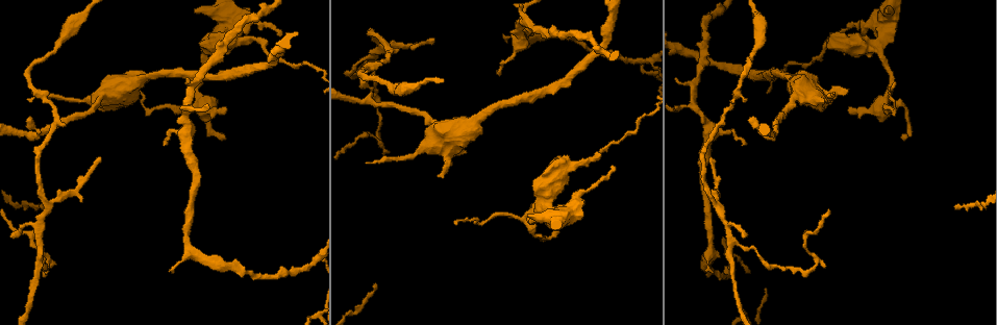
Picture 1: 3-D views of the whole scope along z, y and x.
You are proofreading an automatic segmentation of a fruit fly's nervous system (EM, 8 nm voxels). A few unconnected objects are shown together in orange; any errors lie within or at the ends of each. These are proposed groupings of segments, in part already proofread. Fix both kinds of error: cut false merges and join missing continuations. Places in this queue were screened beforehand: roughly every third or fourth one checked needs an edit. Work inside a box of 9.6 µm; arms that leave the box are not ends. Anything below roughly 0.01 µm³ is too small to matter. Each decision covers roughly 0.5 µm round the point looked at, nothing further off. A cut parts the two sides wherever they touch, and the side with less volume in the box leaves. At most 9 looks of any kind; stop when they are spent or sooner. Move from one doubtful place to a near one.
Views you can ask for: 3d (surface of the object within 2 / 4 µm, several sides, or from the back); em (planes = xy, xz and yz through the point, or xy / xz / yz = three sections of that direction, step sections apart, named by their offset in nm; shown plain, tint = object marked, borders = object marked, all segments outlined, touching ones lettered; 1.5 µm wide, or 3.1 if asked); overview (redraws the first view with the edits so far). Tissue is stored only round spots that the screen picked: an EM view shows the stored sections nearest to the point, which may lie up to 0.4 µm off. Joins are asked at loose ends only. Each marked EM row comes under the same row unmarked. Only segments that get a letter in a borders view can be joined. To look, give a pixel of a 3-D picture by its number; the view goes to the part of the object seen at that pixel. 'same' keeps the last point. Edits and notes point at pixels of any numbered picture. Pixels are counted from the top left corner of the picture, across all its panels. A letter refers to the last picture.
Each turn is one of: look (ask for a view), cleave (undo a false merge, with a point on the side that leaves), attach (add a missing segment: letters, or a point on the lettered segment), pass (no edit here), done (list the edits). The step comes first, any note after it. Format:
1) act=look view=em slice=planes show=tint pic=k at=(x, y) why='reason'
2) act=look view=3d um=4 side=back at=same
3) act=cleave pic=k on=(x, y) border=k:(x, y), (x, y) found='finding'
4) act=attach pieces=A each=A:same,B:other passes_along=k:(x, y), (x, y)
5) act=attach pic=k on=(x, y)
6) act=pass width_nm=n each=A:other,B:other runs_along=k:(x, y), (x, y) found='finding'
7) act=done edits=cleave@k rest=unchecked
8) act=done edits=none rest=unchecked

act=look view=3d um=4 pic=1 at=(438, 177)

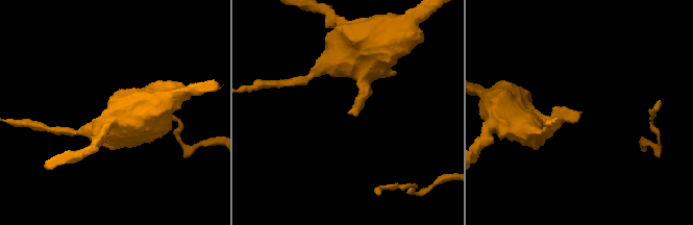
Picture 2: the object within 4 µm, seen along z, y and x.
act=look view=em slice=planes show=borders pic=2 at=(578, 118) why='shape alone is not enough'

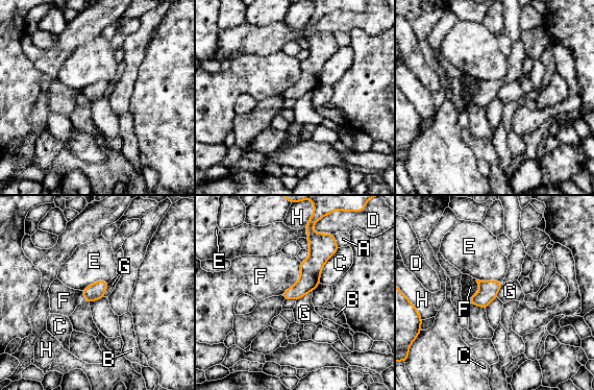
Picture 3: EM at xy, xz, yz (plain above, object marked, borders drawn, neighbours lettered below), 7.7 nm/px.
act=pass each=A:other,B:other,C:other,D:other,E:other,F:other,G:other,H:other runs_along=3:(313, 236), (310, 276), (287, 296) found='none of them fits'

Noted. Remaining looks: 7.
act=look view=3d um=4 pic=1 at=(28, 118) why='thin end'

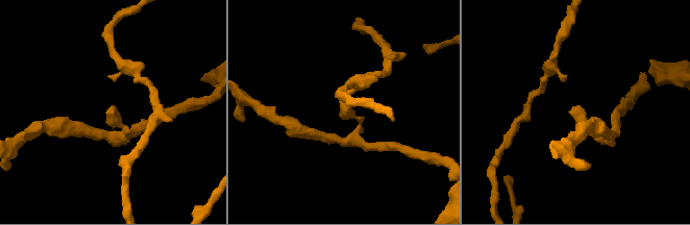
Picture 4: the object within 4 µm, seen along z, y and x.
act=look view=em slice=xz step=8 show=borders pic=4 at=(570, 113)

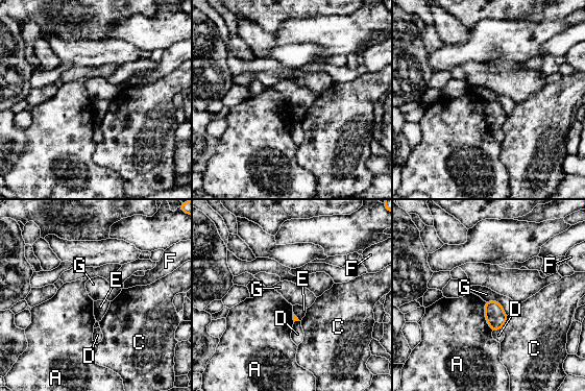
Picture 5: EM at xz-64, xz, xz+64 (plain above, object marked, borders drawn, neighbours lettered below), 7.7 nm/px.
act=pass longest_contact=A:240nm each=A:other,C:other,D:other,E:other,F:other,G:other border=5:(501, 328), (492, 332) found='none of them fits'

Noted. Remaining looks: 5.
act=look view=em slice=planes show=tint pic=1 at=(226, 139) why='free end'

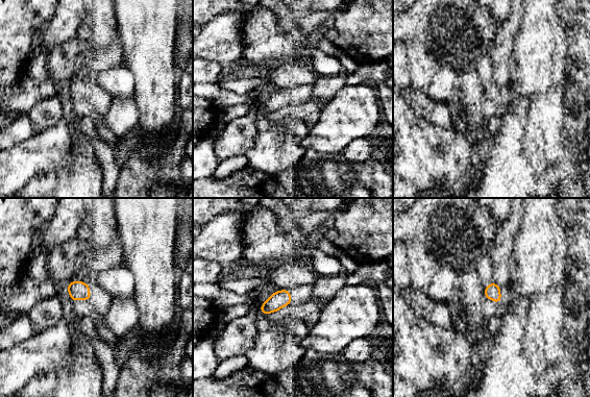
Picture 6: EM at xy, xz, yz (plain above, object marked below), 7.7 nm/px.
act=look view=em slice=planes show=borders at=same why='what lies round it'

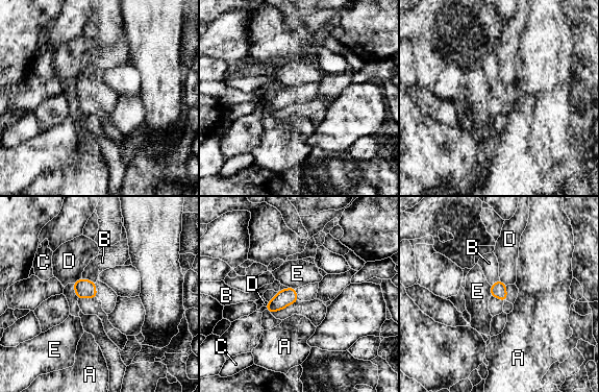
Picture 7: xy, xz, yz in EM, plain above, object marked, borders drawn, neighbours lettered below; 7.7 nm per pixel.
act=pass width_nm=120 each=A:other,B:other,C:other,D:other,E:other found='no lettered segment goes on from it'

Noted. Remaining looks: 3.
act=look view=3d um=2 pic=1 at=(279, 34)

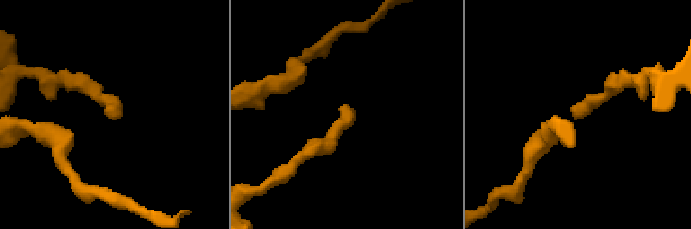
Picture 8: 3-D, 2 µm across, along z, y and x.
act=look view=em slice=planes show=borders pic=8 at=(106, 115) why='now the EM'

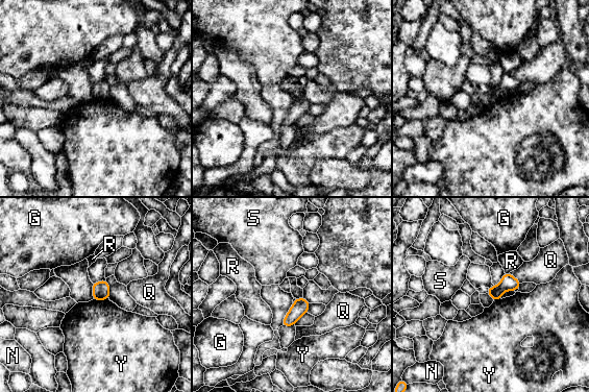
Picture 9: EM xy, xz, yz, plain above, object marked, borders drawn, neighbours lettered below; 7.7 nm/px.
act=pass each=G:other,N:other,Q:other,R:other,S:other,Y:other border=9:(93, 298), (108, 299) found='no lettered segment goes on from it'

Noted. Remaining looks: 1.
act=done edits=none rest=unchecked

